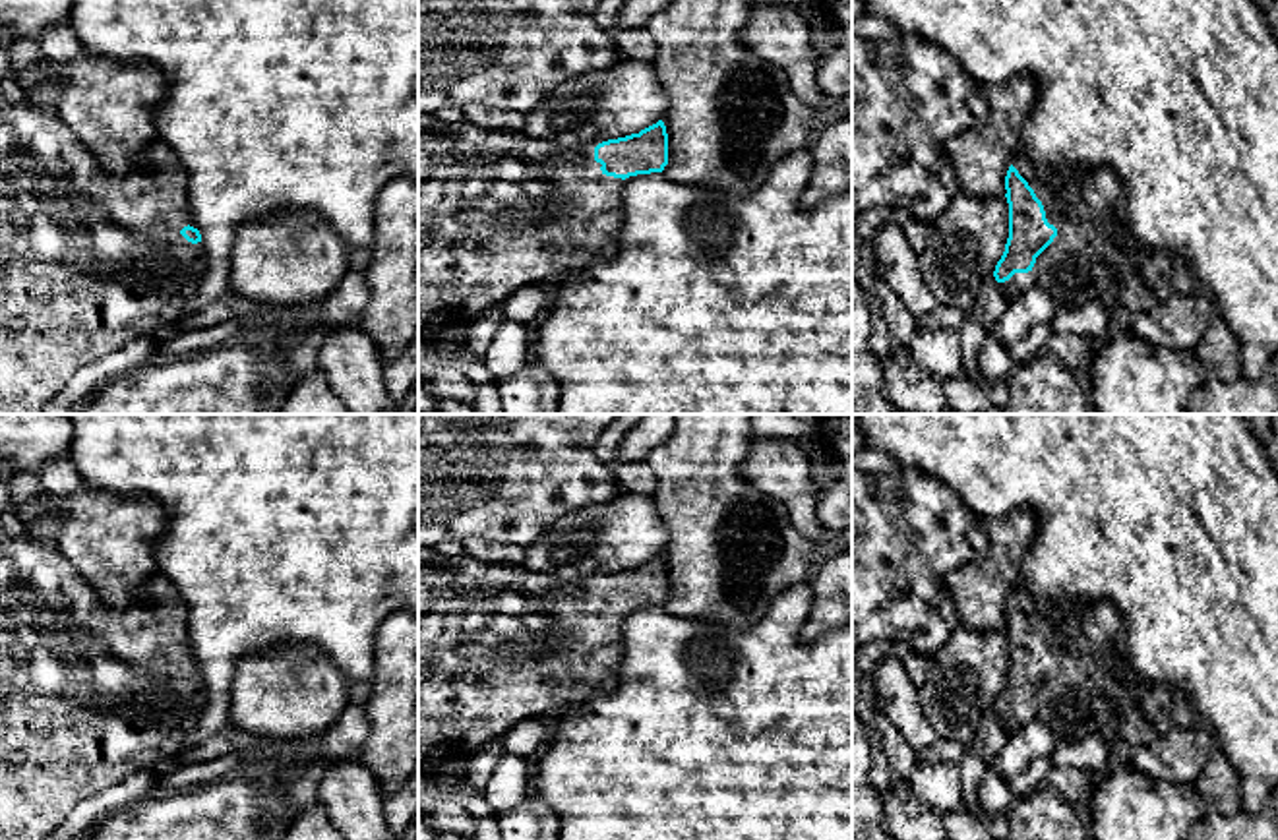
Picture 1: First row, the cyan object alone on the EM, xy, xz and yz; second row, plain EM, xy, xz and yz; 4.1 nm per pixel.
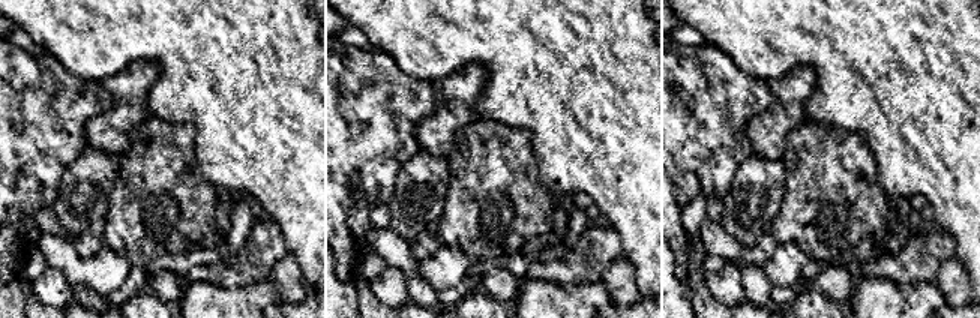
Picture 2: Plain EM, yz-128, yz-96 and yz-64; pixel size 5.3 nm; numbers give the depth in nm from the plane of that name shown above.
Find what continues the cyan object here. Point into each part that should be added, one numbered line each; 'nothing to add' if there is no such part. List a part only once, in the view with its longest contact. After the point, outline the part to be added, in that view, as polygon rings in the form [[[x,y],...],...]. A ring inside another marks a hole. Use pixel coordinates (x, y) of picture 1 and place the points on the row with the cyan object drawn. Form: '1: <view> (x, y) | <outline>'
1: yz (1083, 262) | [[[1020,157],[1013,163],[1042,201],[1046,219],[1057,228],[1053,242],[1028,273],[999,283],[1007,298],[1028,283],[1040,286],[1055,310],[1108,300],[1117,275],[1137,265],[1141,254],[1121,242],[1121,182],[1111,168],[1044,170]]]

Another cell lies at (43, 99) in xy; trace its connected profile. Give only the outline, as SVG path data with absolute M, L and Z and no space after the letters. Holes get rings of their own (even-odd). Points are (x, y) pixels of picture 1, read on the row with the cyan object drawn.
M52 81L41 89L31 89L27 101L43 114L58 116L56 97L60 95L60 83Z

